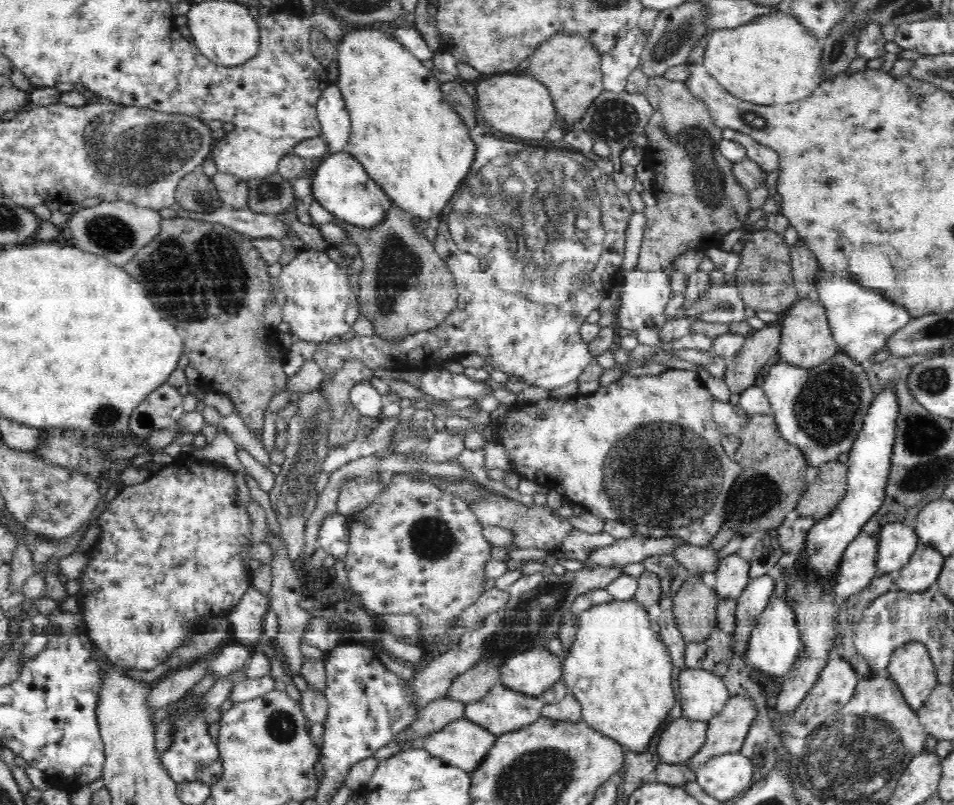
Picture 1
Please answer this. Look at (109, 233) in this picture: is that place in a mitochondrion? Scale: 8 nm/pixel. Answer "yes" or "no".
yes

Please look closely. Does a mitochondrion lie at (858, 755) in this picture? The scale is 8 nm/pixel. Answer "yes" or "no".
yes

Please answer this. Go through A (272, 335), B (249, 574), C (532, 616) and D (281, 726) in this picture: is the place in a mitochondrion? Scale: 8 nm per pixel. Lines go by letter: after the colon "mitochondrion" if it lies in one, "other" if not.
A: other
B: other
C: mitochondrion
D: mitochondrion

